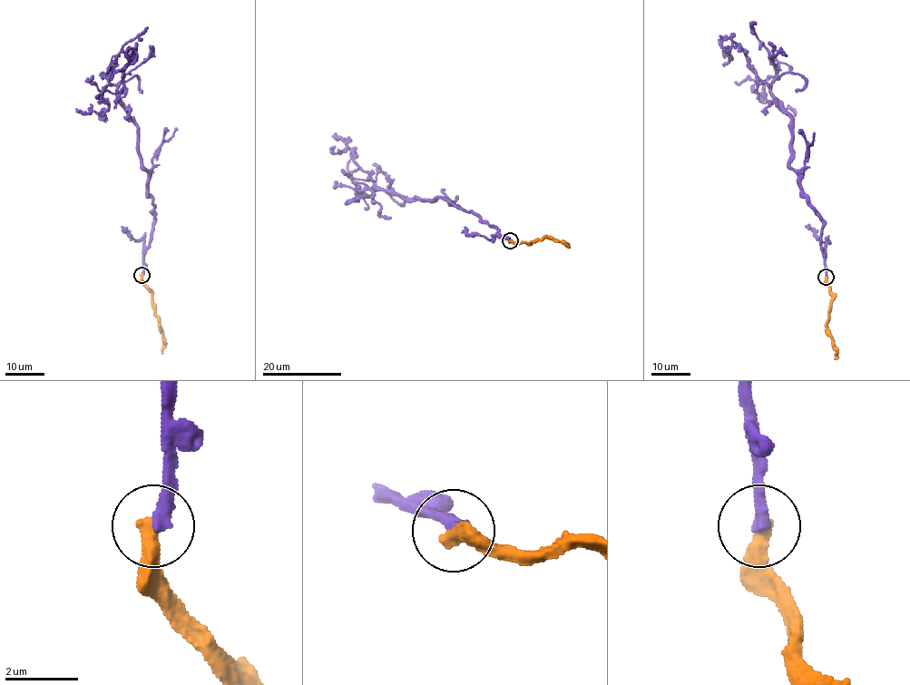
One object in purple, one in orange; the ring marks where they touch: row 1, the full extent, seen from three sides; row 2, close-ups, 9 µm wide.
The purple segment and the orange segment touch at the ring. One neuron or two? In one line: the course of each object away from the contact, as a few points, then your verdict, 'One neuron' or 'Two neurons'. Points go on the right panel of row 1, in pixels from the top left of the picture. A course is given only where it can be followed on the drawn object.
Course of purple: (826, 278), (821, 216), (789, 164), (792, 121), (745, 53), (735, 43), (728, 52), (730, 57), (725, 48). Course of orange: (826, 278), (832, 296), (827, 334), (836, 348), (835, 359). Two neurons

